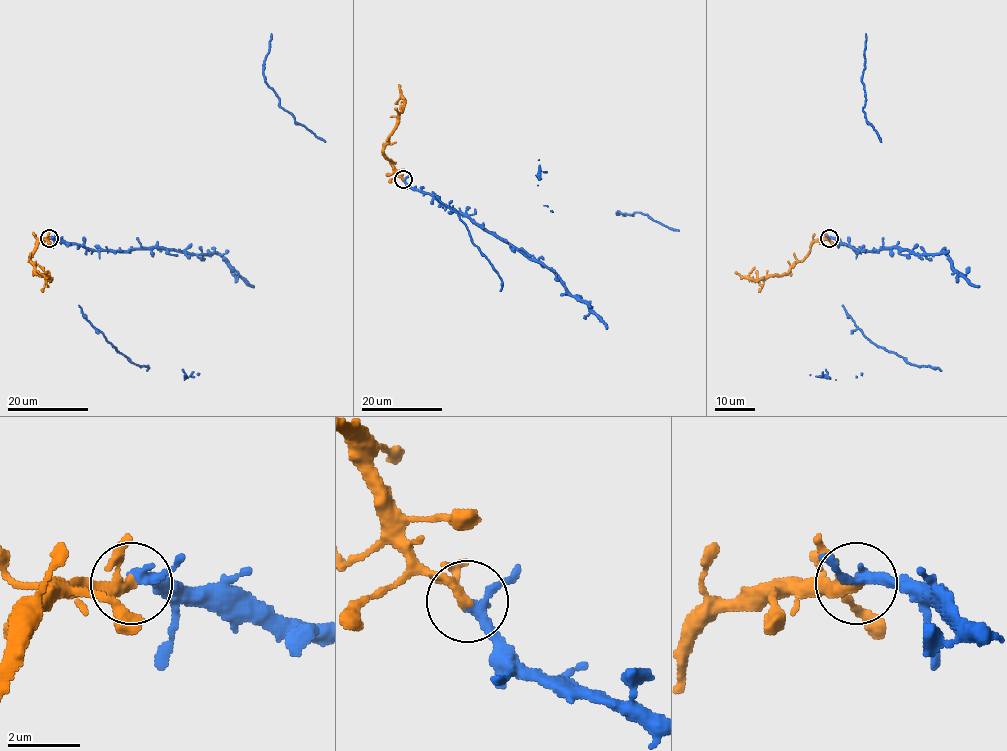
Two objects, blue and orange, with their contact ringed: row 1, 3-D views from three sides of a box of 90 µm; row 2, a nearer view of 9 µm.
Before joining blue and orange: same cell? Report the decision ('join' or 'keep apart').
join

